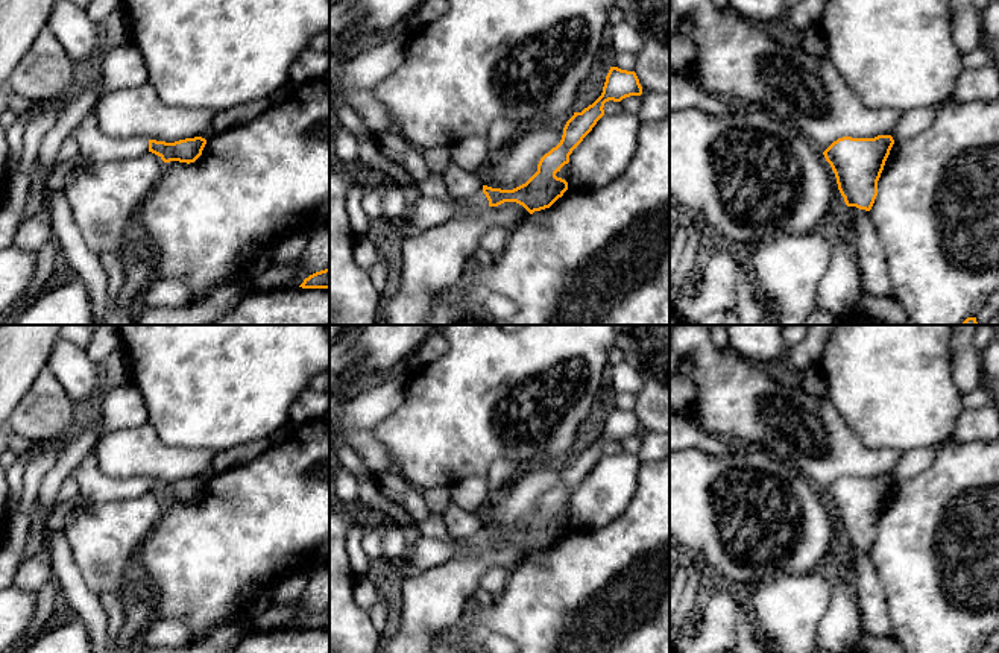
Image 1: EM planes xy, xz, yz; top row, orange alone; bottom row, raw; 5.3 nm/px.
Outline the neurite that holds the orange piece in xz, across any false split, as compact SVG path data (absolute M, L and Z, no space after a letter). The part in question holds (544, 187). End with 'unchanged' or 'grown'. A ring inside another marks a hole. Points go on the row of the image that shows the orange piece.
M610 67L601 96L581 112L574 112L563 128L560 143L540 158L537 172L525 184L513 190L483 185L475 194L454 197L451 202L422 196L416 202L411 225L425 231L448 222L455 214L475 216L504 202L516 202L530 214L550 208L568 190L568 182L556 173L569 162L572 150L604 115L604 103L641 94L642 87L635 71Z | grown

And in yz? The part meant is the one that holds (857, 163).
M891 135L843 137L823 152L847 207L871 210L878 196L878 181L893 144Z | unchanged

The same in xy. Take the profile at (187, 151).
M88 112L73 129L71 137L77 141L80 155L90 162L134 158L146 152L158 155L164 162L194 162L206 144L202 137L185 138L175 143L147 138L111 138L106 137L94 114Z | grown

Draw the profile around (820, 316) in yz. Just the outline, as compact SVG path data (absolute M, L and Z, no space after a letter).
M817 308L811 316L805 320L805 325L840 325L844 320L843 316L834 316L832 313Z

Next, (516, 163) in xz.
M548 121L519 129L516 137L490 158L481 172L483 185L513 190L536 172L540 158L556 147L566 121Z

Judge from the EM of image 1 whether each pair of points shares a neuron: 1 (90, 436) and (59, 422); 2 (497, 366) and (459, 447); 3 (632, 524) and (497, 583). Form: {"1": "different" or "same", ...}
{"1": "different", "2": "same", "3": "different"}

